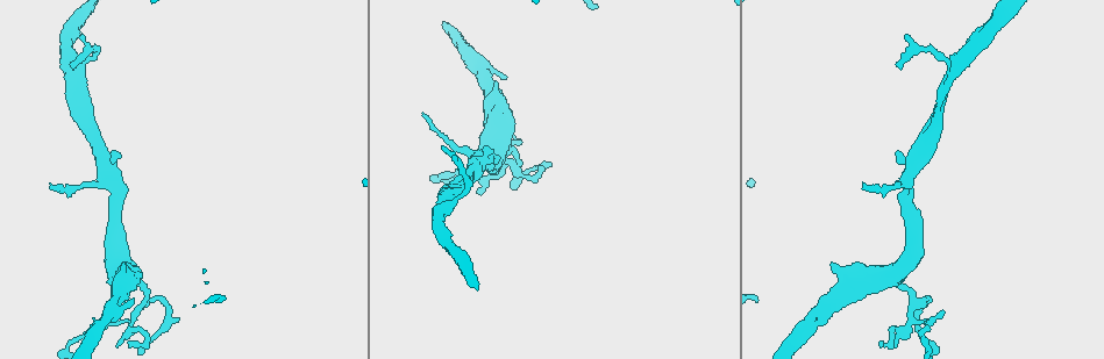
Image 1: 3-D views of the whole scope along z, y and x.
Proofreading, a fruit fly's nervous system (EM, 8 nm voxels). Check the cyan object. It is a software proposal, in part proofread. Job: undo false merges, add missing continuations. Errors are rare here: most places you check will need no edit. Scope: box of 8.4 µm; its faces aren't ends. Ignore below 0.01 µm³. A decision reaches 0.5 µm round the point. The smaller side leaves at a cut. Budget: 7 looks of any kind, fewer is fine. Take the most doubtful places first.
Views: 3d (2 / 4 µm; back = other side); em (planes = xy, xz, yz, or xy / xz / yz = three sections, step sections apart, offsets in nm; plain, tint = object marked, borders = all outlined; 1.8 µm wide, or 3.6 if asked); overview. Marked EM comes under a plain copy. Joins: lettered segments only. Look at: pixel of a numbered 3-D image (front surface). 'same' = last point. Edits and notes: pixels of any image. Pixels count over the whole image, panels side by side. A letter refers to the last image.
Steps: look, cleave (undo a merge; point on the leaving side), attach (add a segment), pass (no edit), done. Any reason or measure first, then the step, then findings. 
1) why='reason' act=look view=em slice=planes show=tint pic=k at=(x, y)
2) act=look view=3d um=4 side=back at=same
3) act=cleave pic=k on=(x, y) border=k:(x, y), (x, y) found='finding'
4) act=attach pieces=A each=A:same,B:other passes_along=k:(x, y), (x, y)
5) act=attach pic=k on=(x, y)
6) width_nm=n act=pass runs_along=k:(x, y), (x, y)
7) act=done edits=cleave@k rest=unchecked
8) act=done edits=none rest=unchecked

why='branch stops here' act=look view=3d um=4 side=back pic=1 at=(134, 297)

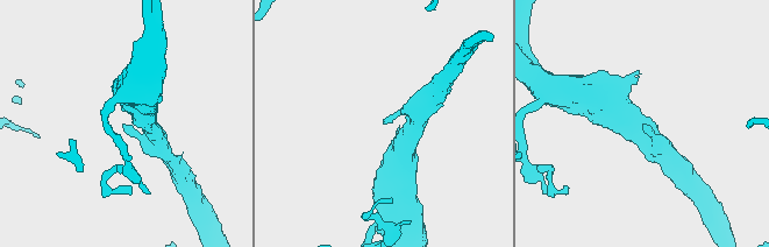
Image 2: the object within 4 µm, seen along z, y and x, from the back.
why='shape alone is not enough' act=look view=em slice=xy step=8 show=borders pic=2 at=(123, 123)

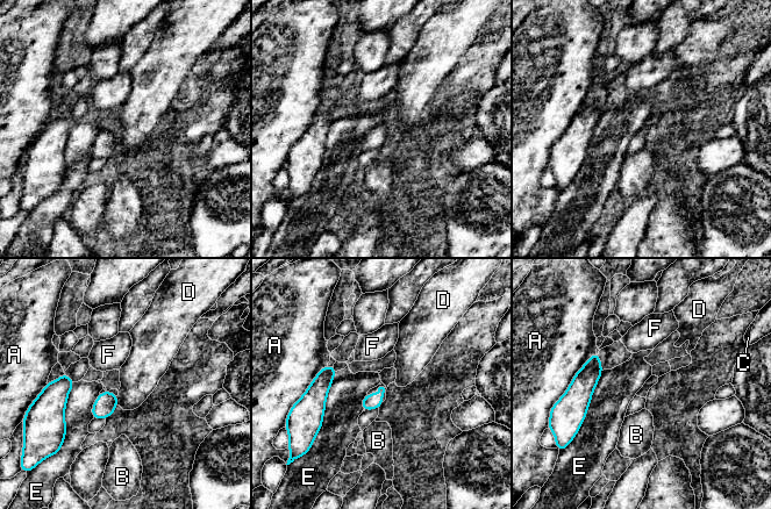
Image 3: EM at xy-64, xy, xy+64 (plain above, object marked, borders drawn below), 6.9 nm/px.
why='another direction' act=look view=em slice=planes show=borders at=same

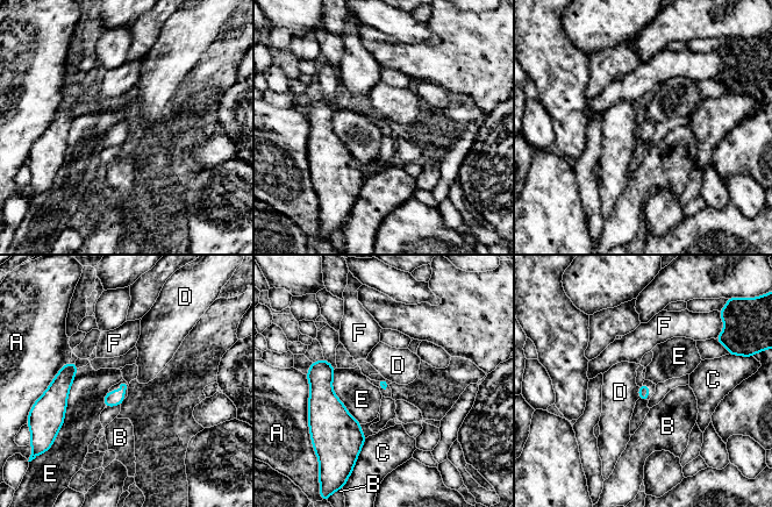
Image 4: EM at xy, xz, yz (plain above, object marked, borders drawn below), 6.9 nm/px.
act=pass each=A:other,B:other,C:other,D:other,E:other,F:other found='no lettered segment goes on from it'

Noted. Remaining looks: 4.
why='thick turns thin' act=look view=3d um=2 pic=1 at=(906, 180)

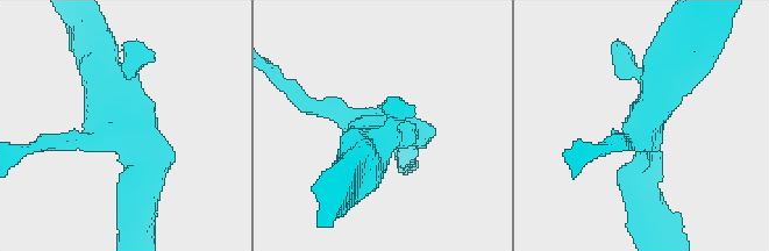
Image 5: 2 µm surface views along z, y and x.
why='shape alone is not enough' act=look view=em slice=xz step=4 show=borders pic=5 at=(116, 133)

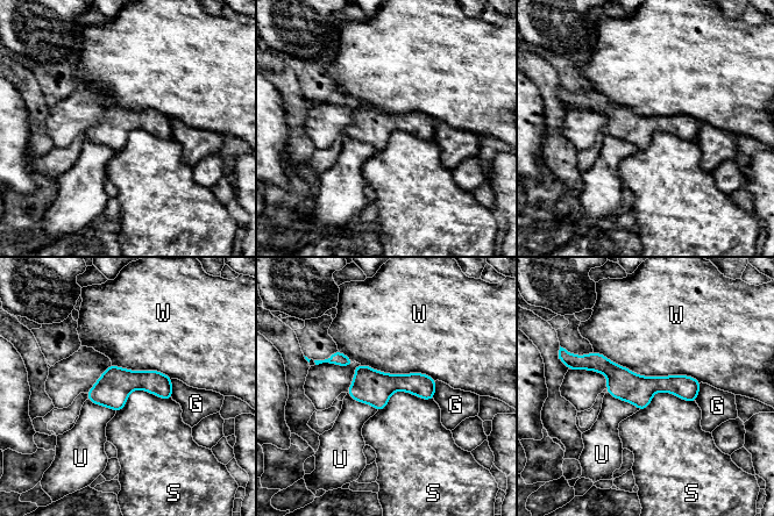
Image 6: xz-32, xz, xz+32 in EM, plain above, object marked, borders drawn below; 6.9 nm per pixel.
act=pass each=G:other,S:other,U:other,W:other border=6:(171, 399), (133, 389), (116, 411) found='one neuron here'

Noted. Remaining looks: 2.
why='sharp bend' act=look view=em slice=planes show=borders pic=1 at=(914, 317)

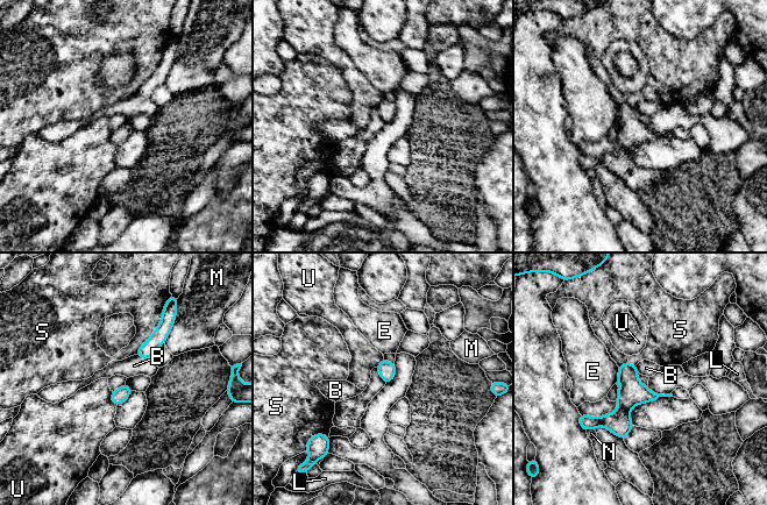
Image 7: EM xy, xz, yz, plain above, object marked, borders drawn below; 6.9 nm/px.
longest_contact=S:340nm act=pass each=B:other,E:other,L:other,M:other,N:other,S:other,U:other found='continuous, no second neuron'

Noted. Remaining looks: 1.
act=done edits=none rest=unchecked

